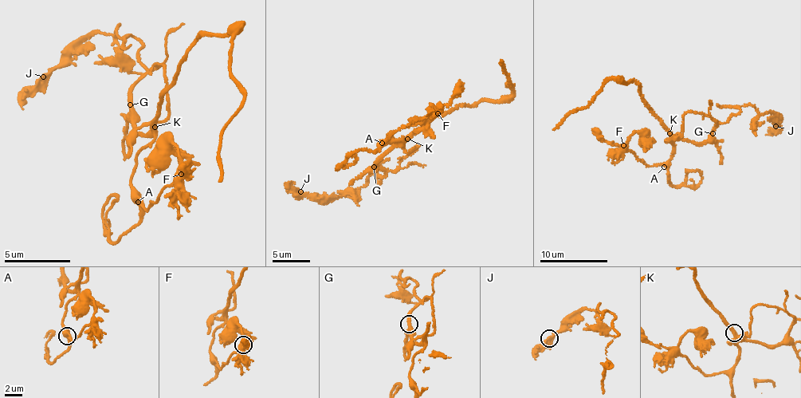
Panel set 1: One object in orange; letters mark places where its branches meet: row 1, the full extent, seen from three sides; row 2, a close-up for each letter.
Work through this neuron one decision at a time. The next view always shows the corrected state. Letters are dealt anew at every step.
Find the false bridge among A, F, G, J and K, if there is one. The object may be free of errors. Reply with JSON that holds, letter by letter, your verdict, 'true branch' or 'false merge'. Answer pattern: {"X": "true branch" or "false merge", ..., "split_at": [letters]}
{"A": "true branch", "F": "true branch", "G": "true branch", "J": "true branch", "K": "true branch", "split_at": []}

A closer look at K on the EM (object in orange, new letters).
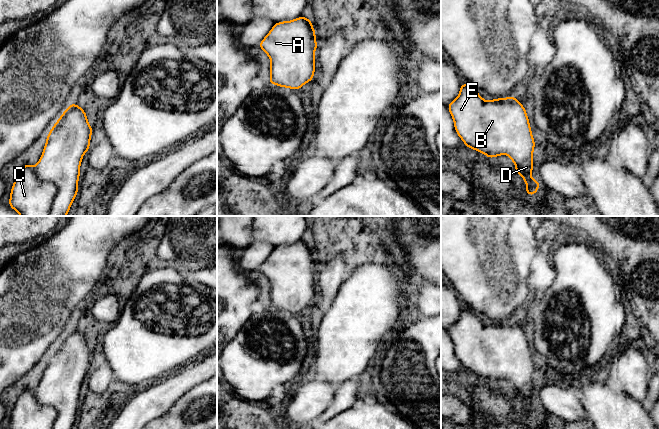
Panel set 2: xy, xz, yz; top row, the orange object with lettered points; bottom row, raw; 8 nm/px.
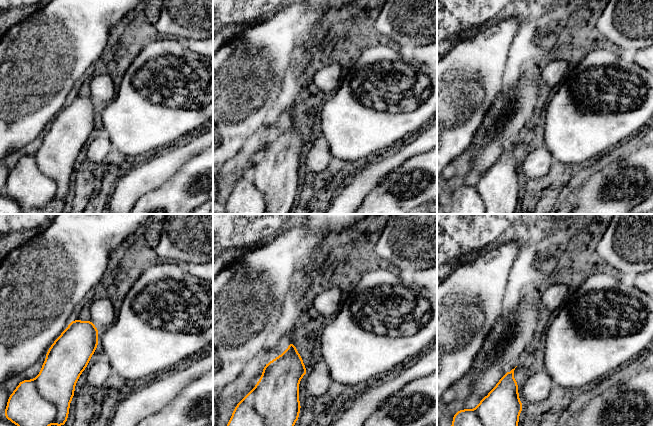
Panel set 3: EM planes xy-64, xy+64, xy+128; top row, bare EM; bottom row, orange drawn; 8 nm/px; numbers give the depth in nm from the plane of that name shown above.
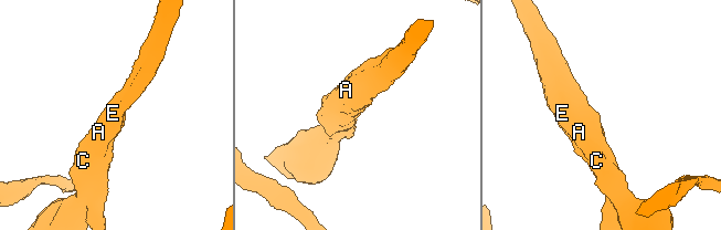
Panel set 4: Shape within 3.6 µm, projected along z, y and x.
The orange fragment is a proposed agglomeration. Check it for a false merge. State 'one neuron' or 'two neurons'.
one neuron

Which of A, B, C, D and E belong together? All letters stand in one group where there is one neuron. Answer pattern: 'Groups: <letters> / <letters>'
Groups: A B C D E

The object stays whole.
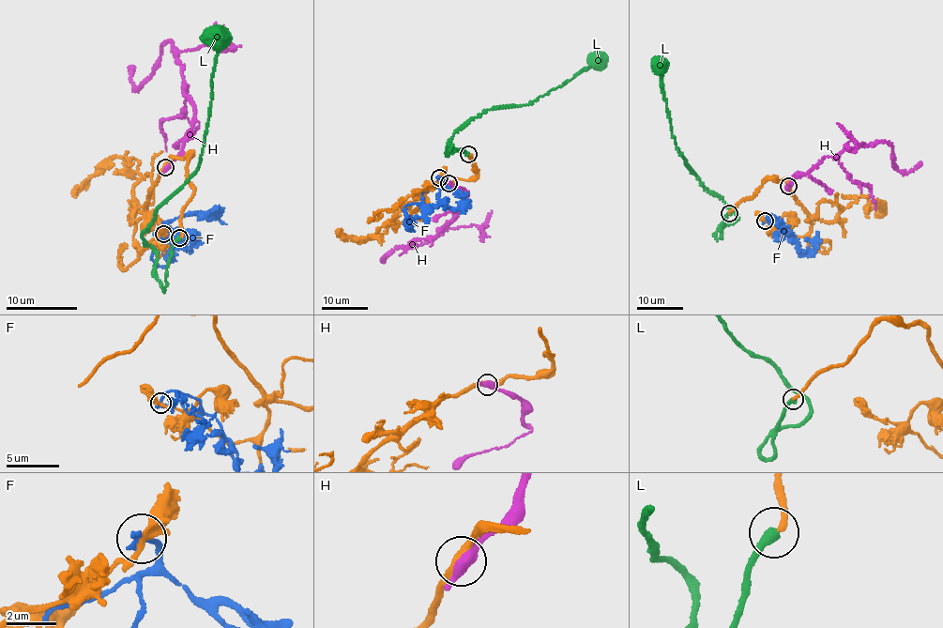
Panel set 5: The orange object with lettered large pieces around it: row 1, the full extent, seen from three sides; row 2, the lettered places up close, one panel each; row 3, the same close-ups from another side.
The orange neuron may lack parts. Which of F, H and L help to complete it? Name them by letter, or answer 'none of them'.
none of them

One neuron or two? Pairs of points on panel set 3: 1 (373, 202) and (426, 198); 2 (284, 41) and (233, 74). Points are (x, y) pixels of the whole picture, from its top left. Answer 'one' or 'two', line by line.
1: one
2: one

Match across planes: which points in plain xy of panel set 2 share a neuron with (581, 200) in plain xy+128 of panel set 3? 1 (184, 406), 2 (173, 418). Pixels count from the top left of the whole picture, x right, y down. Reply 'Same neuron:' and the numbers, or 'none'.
Same neuron: 1, 2

